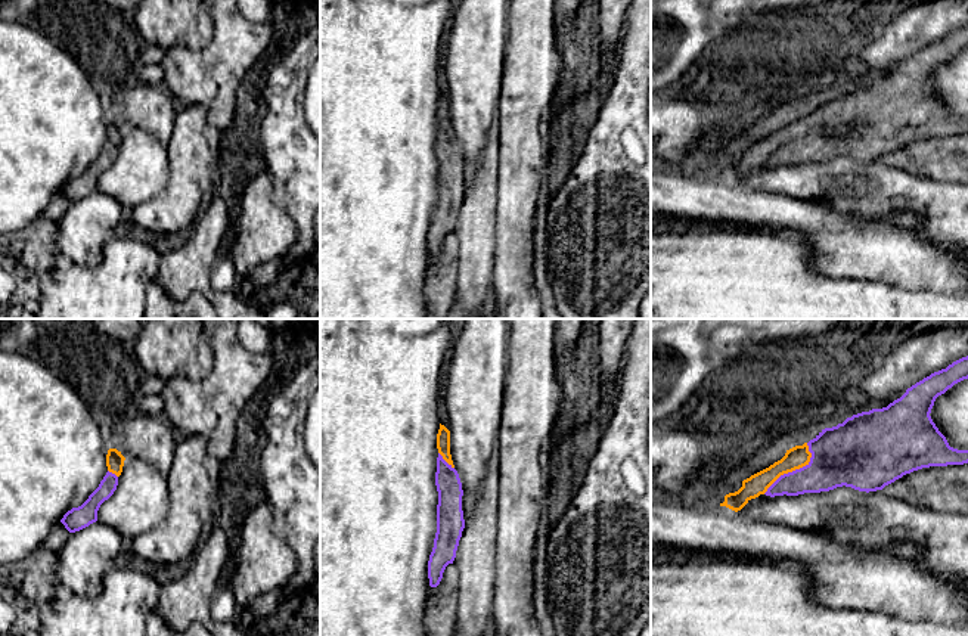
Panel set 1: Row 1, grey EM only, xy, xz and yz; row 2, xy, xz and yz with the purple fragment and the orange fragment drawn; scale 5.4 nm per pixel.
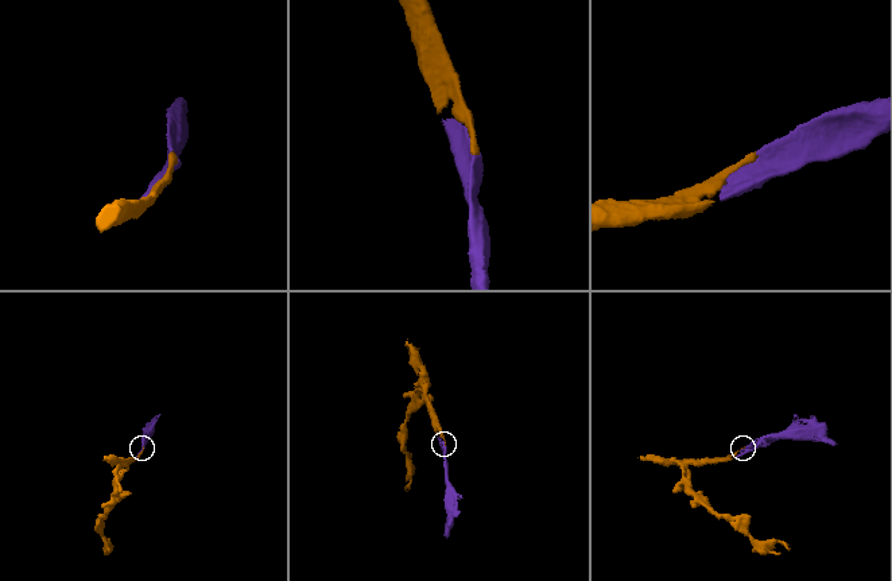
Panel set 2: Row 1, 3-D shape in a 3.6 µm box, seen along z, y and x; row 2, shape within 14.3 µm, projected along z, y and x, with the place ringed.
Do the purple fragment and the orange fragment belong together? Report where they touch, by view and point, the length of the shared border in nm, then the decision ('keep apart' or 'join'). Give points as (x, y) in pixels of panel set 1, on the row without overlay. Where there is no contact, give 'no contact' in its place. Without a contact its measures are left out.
yz (796, 139) | 380 nm | join

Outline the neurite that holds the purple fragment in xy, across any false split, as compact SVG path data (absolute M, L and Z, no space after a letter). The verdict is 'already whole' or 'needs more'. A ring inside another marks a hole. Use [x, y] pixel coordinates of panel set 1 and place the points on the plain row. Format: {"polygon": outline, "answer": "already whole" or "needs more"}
{"polygon": "M109 118L106 124L108 142L99 156L78 177L68 180L60 192L69 202L80 201L97 190L100 174L108 170L118 155L118 146L122 142L125 127L117 118Z", "answer": "needs more"}

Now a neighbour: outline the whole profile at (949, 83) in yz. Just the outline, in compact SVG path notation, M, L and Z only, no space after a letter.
M968 49L938 65L930 86L950 117L968 120Z

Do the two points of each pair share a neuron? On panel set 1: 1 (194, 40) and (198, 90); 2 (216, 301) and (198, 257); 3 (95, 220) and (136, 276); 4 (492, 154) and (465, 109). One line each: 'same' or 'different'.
1: different
2: same
3: different
4: different

